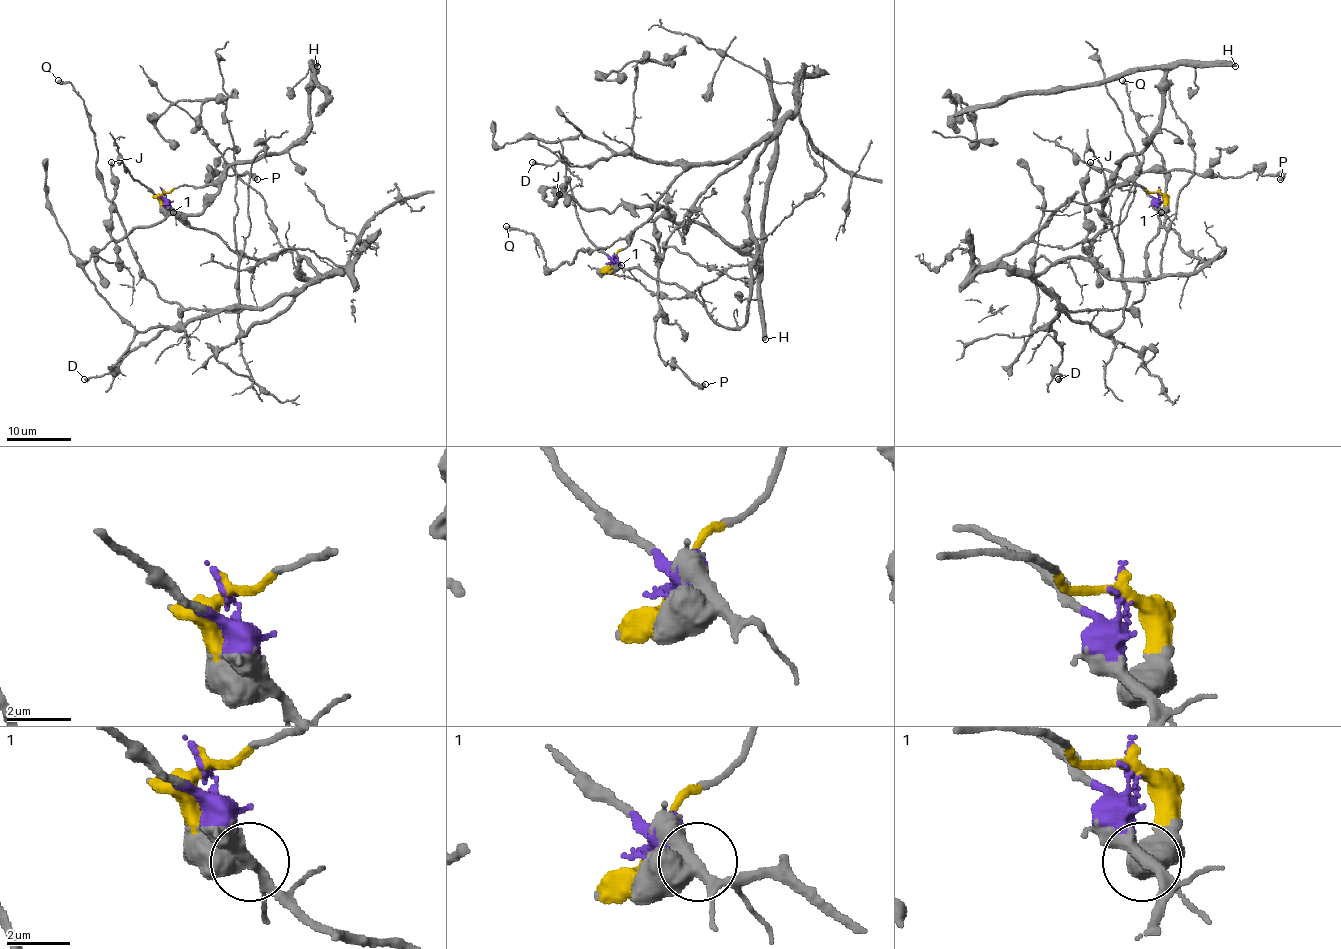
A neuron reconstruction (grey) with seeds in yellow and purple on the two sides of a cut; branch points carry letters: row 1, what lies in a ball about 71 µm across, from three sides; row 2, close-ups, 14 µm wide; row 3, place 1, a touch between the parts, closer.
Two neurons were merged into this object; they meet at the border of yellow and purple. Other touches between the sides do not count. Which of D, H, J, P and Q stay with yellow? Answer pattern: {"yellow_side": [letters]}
{"yellow_side": ["H", "J", "P"]}

